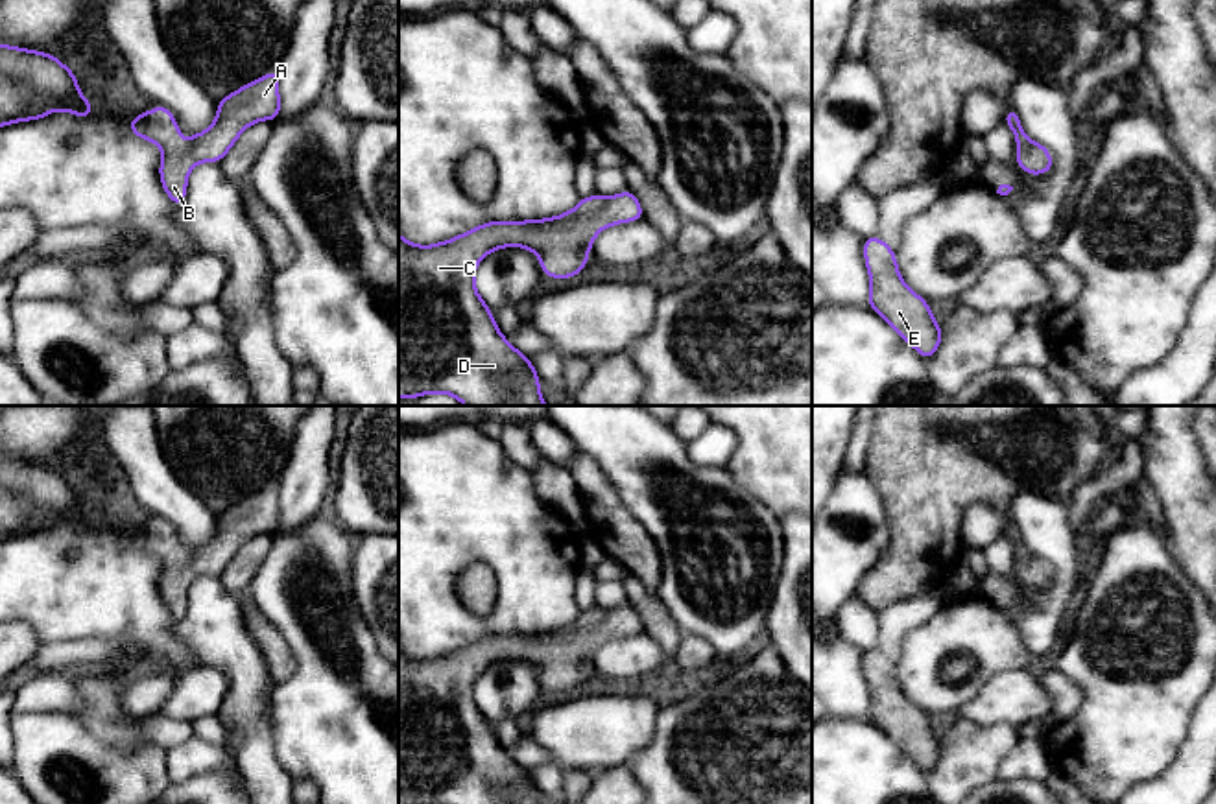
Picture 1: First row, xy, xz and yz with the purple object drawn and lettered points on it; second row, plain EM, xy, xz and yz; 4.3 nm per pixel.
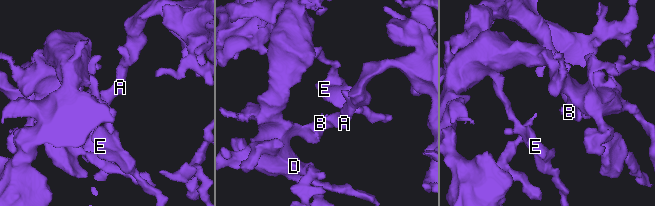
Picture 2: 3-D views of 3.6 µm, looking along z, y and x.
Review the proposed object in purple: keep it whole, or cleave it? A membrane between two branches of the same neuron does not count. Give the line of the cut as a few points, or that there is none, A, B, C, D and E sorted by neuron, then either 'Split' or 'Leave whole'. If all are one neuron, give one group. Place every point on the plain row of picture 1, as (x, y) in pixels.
No split. Groups: A B C D E. Leave whole

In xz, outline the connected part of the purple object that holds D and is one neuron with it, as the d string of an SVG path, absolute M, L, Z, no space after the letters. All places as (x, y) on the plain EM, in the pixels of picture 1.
M627 601L613 610L581 610L578 620L550 633L489 634L435 658L413 658L399 645L399 804L539 804L530 771L498 745L493 725L474 701L480 673L500 660L526 660L541 671L544 690L570 692L587 680L600 642L642 633Z

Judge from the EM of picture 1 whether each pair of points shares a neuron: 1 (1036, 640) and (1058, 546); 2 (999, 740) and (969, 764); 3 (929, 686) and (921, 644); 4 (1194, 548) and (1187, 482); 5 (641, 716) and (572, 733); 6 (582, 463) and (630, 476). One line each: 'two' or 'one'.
1: one
2: one
3: one
4: one
5: one
6: two

